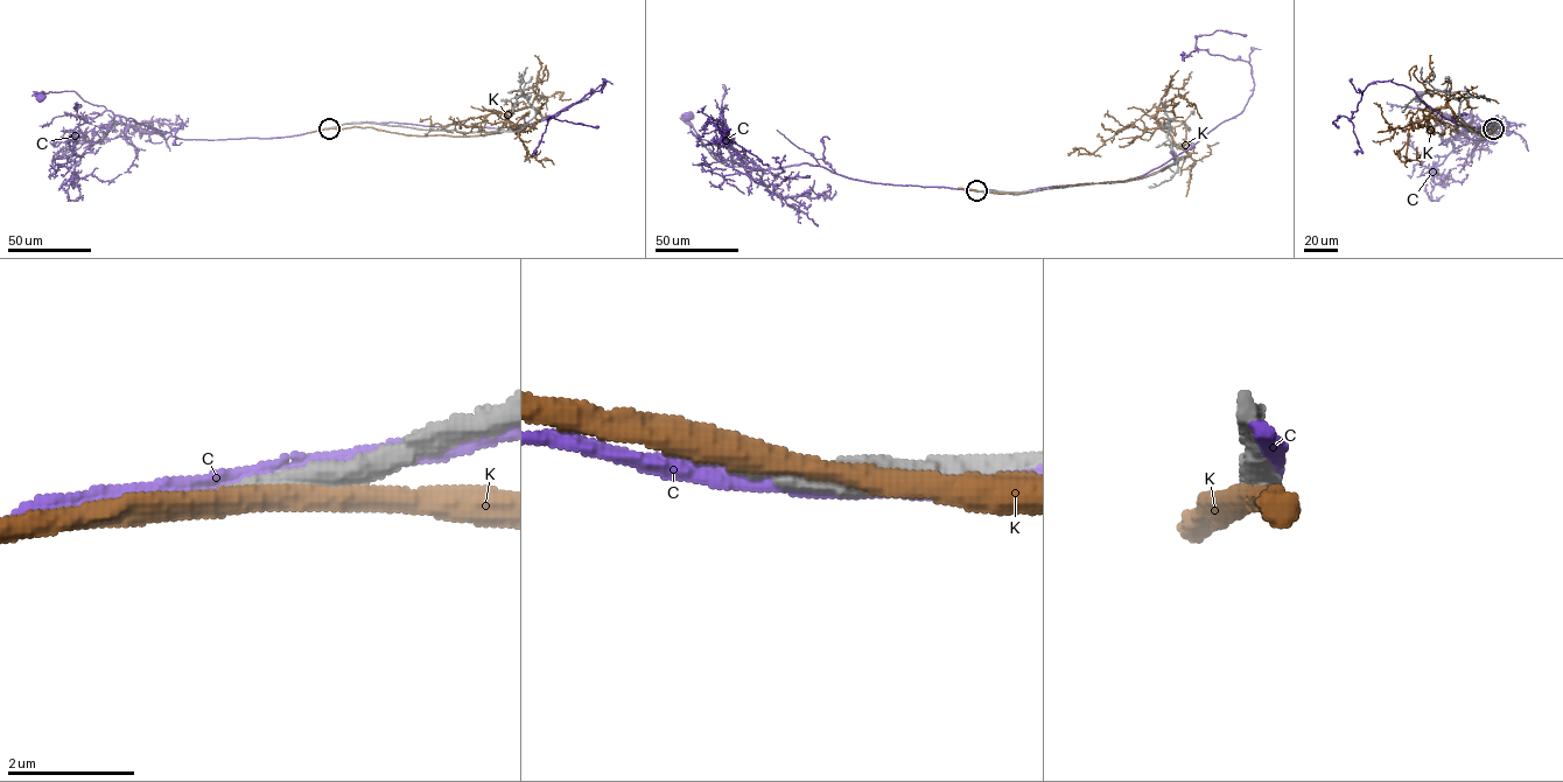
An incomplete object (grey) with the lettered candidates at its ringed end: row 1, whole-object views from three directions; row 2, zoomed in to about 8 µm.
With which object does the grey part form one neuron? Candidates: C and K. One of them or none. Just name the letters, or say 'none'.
none

